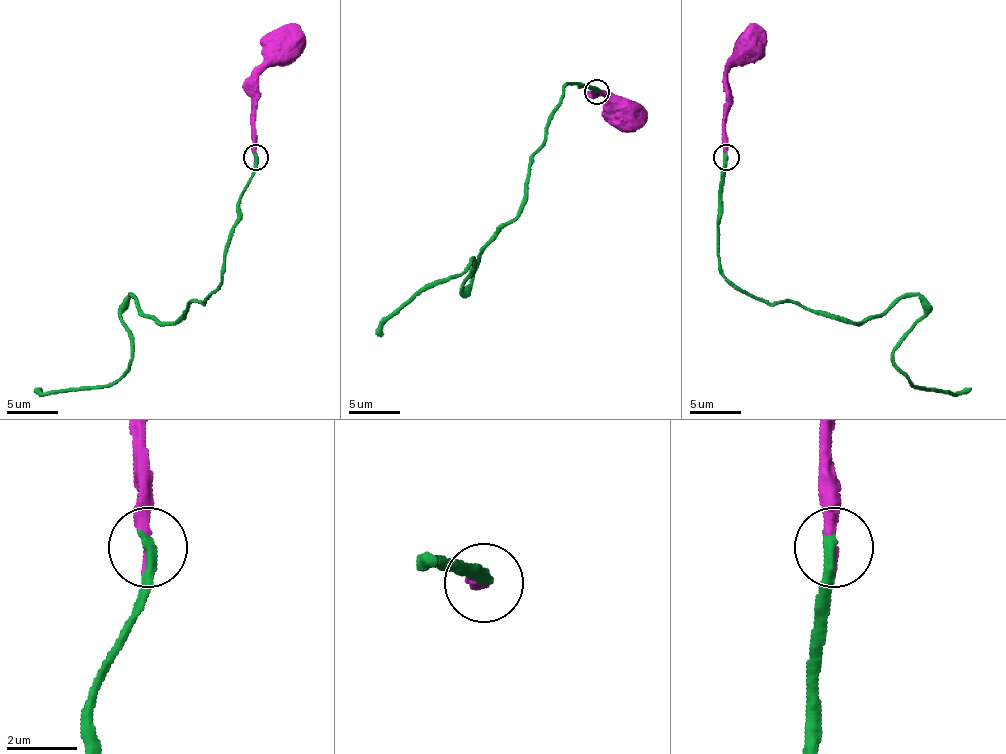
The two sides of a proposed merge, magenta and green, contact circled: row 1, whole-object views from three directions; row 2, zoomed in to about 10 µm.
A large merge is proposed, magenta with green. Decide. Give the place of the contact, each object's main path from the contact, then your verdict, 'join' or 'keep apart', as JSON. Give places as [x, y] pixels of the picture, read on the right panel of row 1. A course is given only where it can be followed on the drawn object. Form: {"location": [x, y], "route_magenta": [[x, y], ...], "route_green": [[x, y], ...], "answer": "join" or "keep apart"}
{"location": [726, 157], "route_magenta": [[725, 156], [725, 70], [751, 50]], "route_green": [[725, 156], [718, 255], [735, 286], [852, 321], [916, 296], [923, 316], [895, 367], [921, 387], [972, 387]], "answer": "join"}

